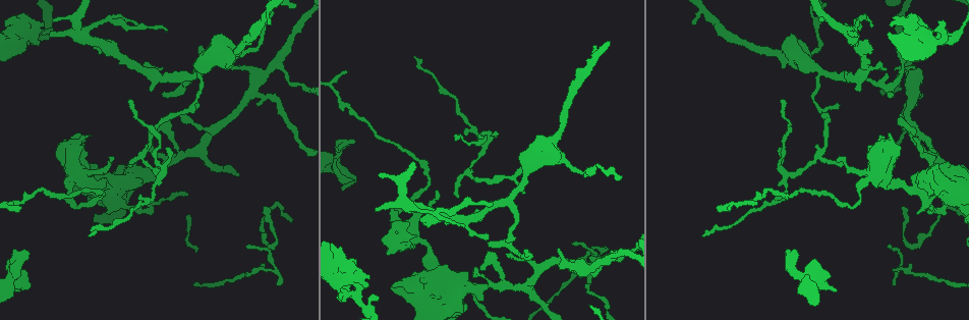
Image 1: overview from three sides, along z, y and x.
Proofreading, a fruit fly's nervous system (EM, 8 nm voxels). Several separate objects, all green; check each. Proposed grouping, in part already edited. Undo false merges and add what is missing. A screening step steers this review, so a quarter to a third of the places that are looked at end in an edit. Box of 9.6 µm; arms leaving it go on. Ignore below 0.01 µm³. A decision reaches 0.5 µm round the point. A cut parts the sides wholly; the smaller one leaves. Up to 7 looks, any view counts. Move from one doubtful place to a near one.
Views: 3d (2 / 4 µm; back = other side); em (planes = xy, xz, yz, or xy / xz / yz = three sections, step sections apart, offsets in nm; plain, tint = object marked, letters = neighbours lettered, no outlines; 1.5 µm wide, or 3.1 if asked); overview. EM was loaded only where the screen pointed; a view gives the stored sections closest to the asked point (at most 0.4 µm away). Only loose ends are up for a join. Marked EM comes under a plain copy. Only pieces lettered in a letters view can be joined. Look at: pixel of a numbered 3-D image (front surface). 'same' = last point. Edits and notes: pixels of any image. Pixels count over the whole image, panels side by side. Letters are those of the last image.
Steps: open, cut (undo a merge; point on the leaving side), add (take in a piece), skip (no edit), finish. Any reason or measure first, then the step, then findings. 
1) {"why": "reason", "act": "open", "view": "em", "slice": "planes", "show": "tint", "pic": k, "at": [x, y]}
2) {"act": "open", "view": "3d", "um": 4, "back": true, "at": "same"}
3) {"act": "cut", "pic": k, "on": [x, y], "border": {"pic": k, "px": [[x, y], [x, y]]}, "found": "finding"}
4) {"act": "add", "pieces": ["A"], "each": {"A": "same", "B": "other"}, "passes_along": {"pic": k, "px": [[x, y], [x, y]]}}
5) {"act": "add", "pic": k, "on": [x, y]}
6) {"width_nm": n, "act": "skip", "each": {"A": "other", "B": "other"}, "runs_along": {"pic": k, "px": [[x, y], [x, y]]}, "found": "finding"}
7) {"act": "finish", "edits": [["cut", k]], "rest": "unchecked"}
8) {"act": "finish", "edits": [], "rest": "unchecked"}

{"why": "thin end", "act": "open", "view": "3d", "um": 2, "pic": 1, "at": [16, 289]}

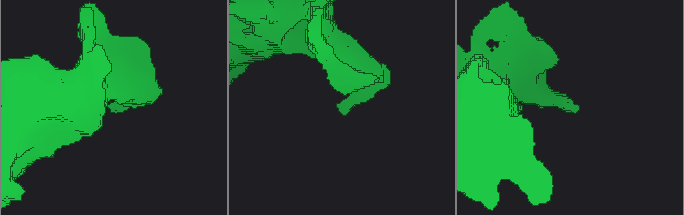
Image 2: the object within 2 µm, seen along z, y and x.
{"act": "open", "view": "em", "slice": "planes", "show": "tint", "pic": 2, "at": [577, 107]}

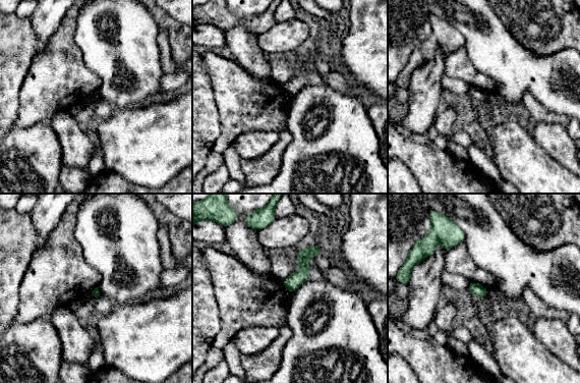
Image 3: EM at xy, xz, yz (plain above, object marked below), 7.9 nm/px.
{"act": "open", "view": "em", "slice": "planes", "show": "letters", "at": "same"}

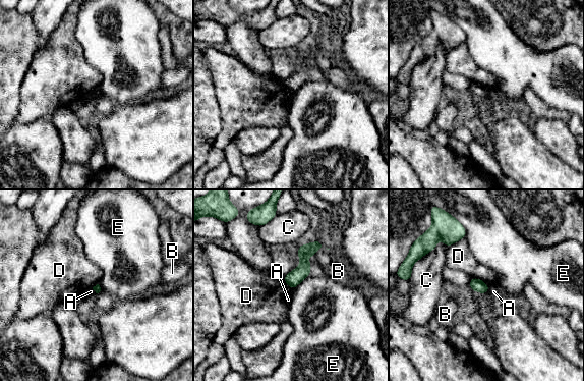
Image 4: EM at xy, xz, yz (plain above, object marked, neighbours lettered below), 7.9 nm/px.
{"act": "skip", "each": {"A": "other", "B": "other", "C": "other", "D": "other", "E": "other"}, "border": {"pic": 4, "px": [[489, 285], [486, 292]]}, "found": "none of them fits"}

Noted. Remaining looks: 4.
{"why": "tapers out", "act": "open", "view": "em", "slice": "planes", "show": "tint", "pic": 1, "at": [494, 134]}

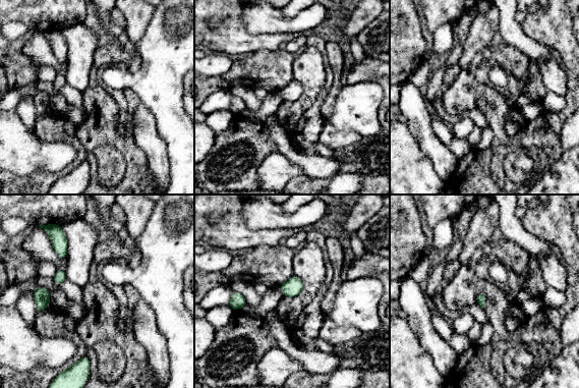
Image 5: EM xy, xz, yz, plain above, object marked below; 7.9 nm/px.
{"why": "see the neighbours", "act": "open", "view": "em", "slice": "planes", "show": "letters", "at": "same"}

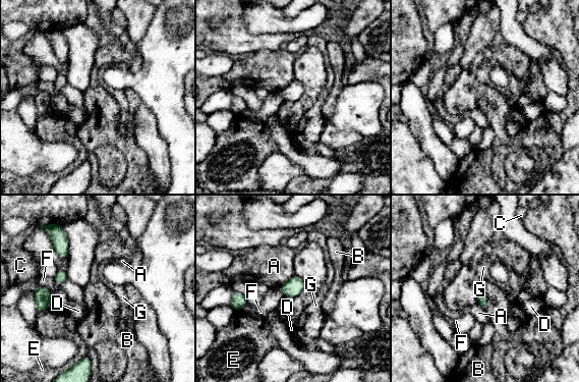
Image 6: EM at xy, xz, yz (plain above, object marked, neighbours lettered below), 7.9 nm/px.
{"longest_contact_nm": ["A", 150], "act": "skip", "each": {"A": "other", "B": "other", "C": "other", "D": "other", "E": "other", "F": "other", "G": "other"}, "border": {"pic": 6, "px": [[294, 274], [280, 285]]}, "found": "none of them fits"}

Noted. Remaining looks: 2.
{"why": "long arm stops here", "act": "open", "view": "em", "slice": "planes", "show": "tint", "pic": 1, "at": [131, 99]}

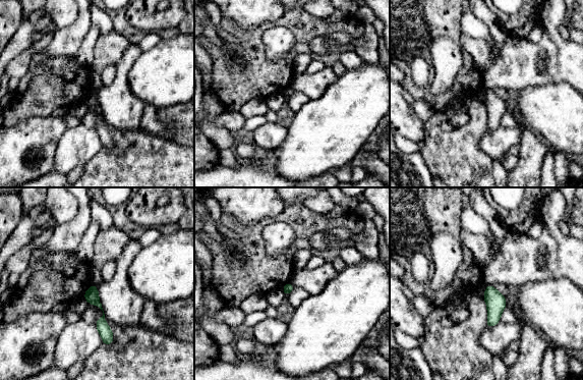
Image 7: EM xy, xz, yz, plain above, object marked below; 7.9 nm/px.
{"act": "open", "view": "em", "slice": "planes", "show": "letters", "at": "same"}

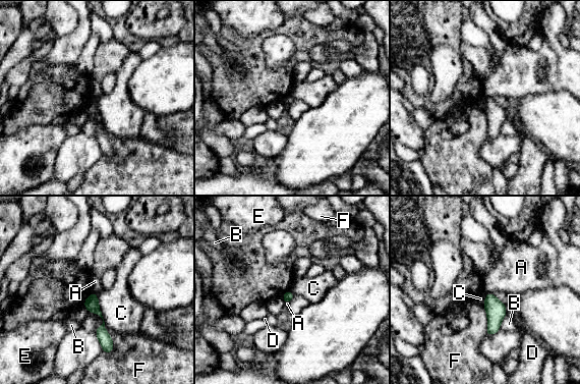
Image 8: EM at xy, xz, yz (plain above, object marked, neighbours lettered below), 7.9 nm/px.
{"act": "skip", "each": {"A": "other", "B": "other", "C": "other", "D": "other", "E": "other", "F": "other"}, "border": {"pic": 8, "px": [[96, 293], [98, 307], [105, 324]]}, "found": "no lettered piece goes on from it"}

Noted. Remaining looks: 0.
{"act": "finish", "edits": [], "rest": "unchecked"}

